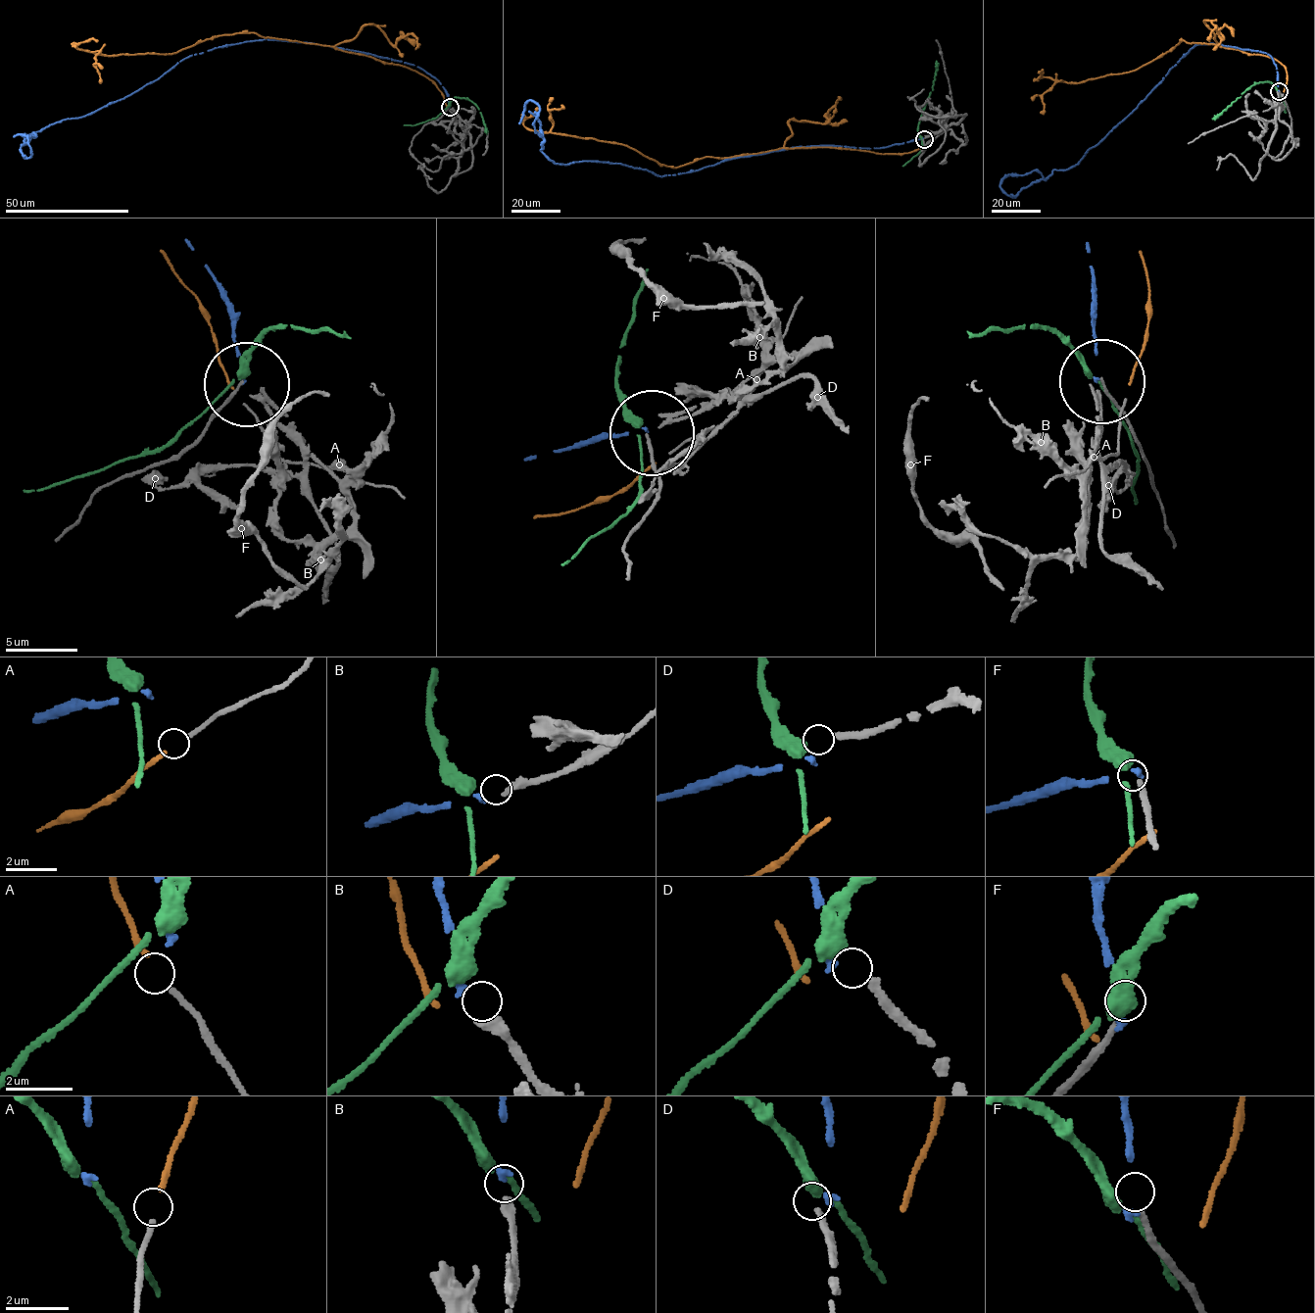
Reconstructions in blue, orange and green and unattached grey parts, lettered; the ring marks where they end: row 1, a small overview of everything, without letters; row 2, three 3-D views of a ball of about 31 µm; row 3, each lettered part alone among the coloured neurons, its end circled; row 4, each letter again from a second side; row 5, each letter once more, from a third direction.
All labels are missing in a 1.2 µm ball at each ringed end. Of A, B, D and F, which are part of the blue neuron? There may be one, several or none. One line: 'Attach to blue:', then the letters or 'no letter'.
Attach to blue: B

